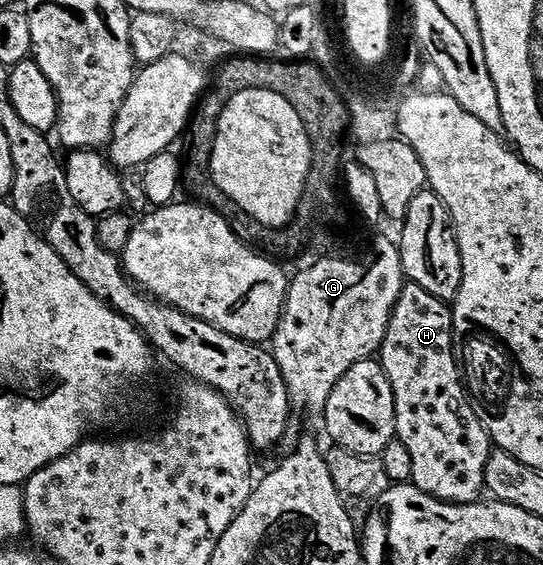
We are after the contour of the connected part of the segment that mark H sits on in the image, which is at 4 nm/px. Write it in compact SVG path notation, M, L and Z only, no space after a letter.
M411 281L403 285L397 301L402 304L402 318L400 322L393 318L387 326L385 339L378 350L378 362L392 384L395 437L410 452L411 479L418 490L445 502L466 505L479 501L485 491L487 464L494 445L485 417L480 416L488 410L485 395L478 392L473 398L465 383L468 374L460 364L462 346L455 329L453 309L449 303L440 301Z

